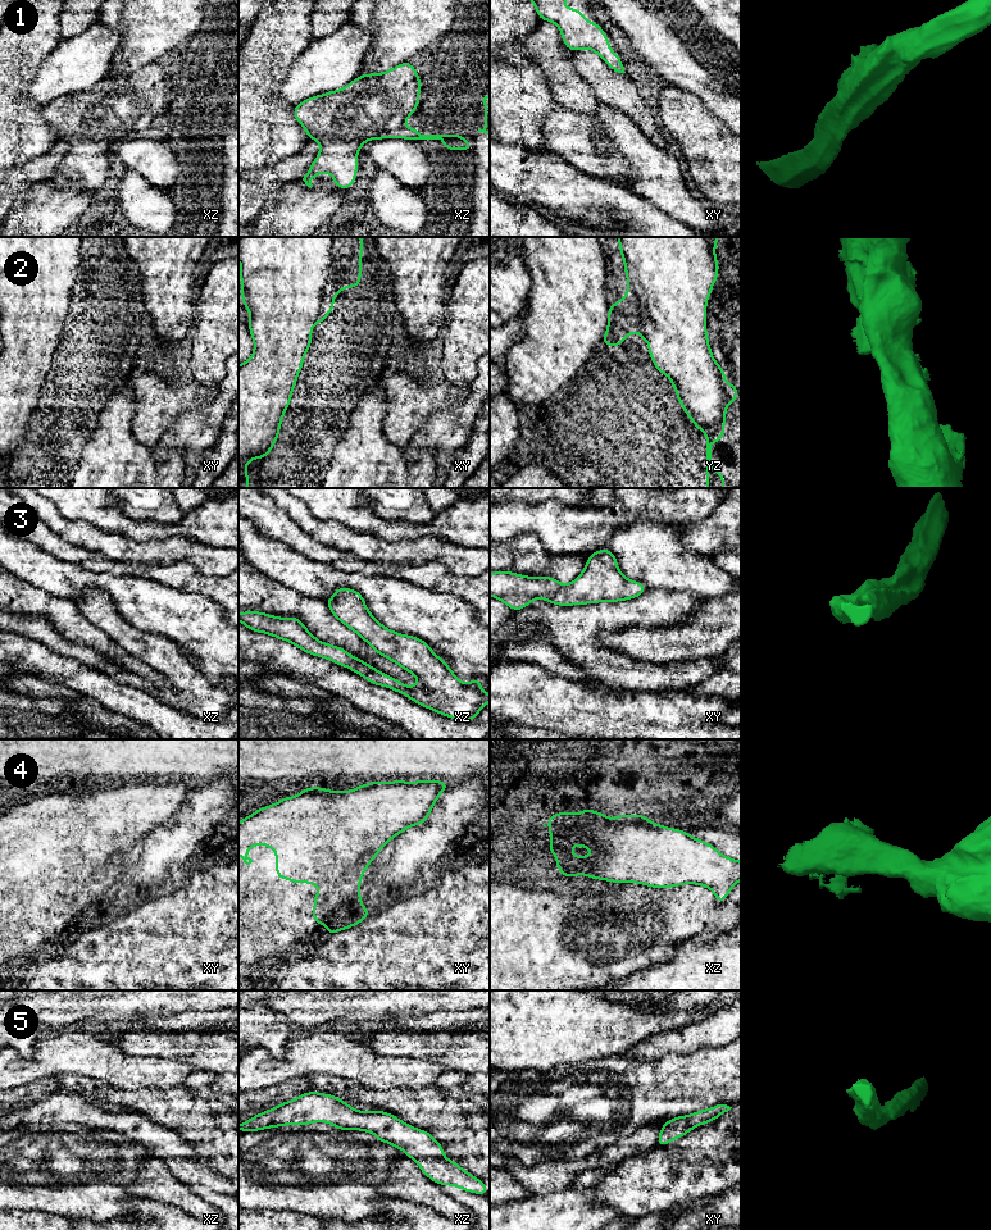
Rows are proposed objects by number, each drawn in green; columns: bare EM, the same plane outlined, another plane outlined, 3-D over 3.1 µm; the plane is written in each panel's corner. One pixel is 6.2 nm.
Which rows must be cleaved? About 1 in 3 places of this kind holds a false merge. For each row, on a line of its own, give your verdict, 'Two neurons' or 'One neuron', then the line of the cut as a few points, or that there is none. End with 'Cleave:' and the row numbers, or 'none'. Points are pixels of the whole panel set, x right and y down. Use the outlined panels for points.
1: One neuron. No split
2: One neuron. No split
3: One neuron. No split
4: One neuron. No split
5: One neuron. No split
Cleave: none

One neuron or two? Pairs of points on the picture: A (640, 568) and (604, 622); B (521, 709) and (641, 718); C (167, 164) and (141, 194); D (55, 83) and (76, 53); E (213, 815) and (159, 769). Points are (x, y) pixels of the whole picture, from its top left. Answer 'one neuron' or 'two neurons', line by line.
A: two neurons
B: one neuron
C: two neurons
D: one neuron
E: two neurons

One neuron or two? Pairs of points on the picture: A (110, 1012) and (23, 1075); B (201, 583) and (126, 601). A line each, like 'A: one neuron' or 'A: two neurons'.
A: two neurons
B: two neurons

